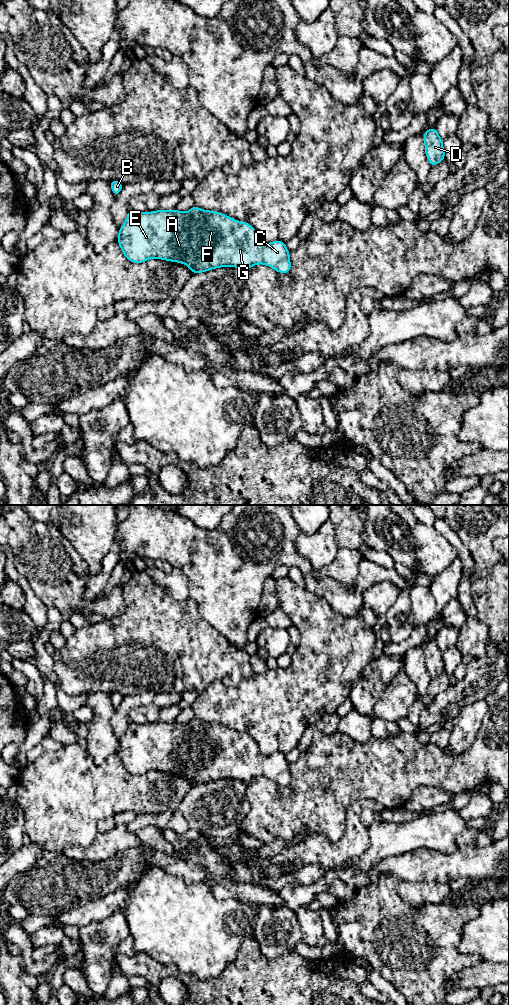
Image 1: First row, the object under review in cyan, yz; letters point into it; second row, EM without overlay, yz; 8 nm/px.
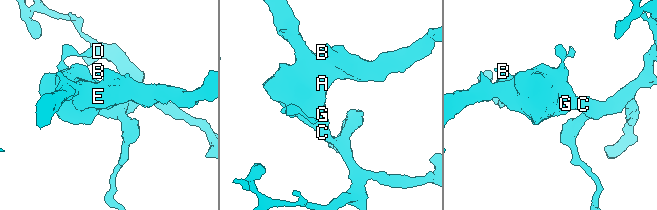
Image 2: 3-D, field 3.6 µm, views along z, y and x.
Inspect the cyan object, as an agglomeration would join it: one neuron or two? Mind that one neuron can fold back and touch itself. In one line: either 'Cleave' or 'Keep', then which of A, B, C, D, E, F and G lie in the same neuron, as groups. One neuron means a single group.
Keep. Groups: A B C D E F G

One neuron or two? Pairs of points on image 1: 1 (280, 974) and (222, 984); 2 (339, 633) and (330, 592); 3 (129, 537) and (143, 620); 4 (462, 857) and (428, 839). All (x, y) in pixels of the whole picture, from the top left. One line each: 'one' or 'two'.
1: one
2: two
3: two
4: two

